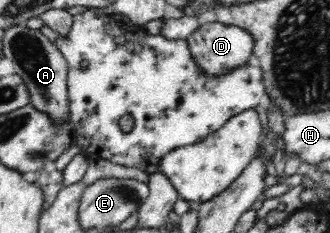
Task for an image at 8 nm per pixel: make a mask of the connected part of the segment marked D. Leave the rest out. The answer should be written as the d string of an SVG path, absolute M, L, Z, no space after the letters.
M220 22L202 23L185 41L189 46L190 56L201 70L210 78L230 74L232 70L247 64L252 54L255 39L238 26L226 26Z

